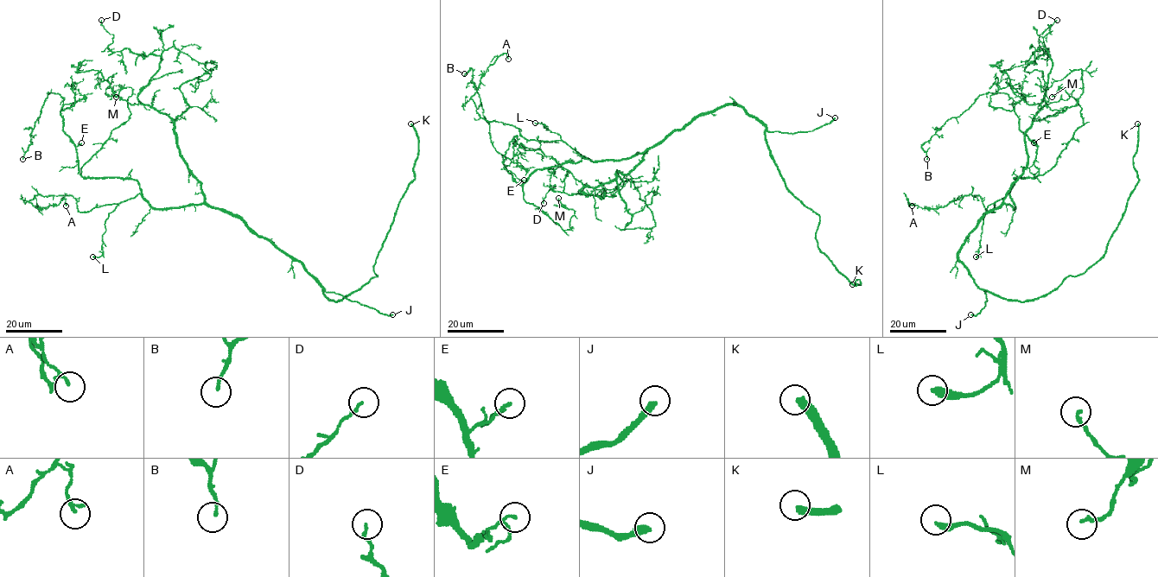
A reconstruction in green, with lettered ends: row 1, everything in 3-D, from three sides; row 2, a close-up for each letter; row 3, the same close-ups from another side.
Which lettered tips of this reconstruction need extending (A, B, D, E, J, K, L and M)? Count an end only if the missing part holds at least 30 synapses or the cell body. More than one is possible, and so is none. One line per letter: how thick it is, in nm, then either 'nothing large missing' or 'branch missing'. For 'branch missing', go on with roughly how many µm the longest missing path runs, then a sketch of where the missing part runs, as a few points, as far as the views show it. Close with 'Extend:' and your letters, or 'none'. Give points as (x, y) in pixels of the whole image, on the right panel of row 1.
A: 110 nm | nothing large missing
B: 130 nm | nothing large missing
D: 130 nm | nothing large missing
E: 100 nm | nothing large missing
J: 320 nm | nothing large missing
K: 380 nm | branch missing | 400 µm
L: 340 nm | nothing large missing
M: 170 nm | nothing large missing
Extend: K

